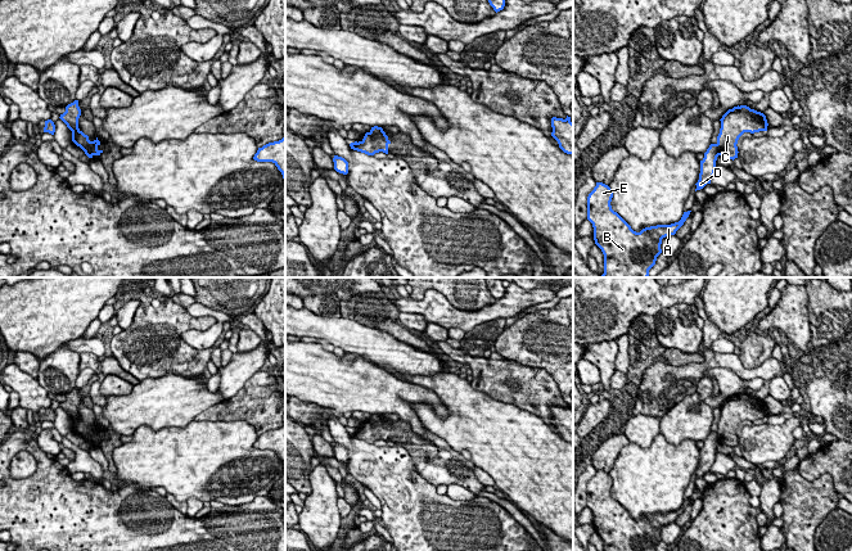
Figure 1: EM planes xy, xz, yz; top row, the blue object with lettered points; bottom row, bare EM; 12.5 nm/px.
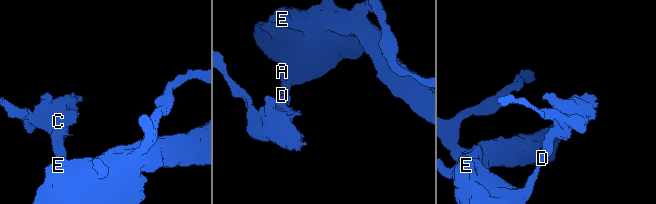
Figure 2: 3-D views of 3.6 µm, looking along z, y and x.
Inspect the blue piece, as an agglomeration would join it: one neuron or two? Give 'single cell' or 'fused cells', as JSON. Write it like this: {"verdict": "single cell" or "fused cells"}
{"verdict": "fused cells"}

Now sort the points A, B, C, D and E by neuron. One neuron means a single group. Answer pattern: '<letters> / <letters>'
A B D E / C

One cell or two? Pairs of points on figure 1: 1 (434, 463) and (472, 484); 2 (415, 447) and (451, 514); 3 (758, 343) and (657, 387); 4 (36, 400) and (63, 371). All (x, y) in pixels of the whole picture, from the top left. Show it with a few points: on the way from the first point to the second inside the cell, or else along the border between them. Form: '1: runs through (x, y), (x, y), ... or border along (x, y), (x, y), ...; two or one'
1: runs through (443, 466), (454, 468), (463, 477); one
2: border along (415, 464), (415, 469), (436, 487); two
3: border along (770, 356), (751, 369), (747, 369), (738, 357); two
4: border along (36, 379), (48, 391); two

